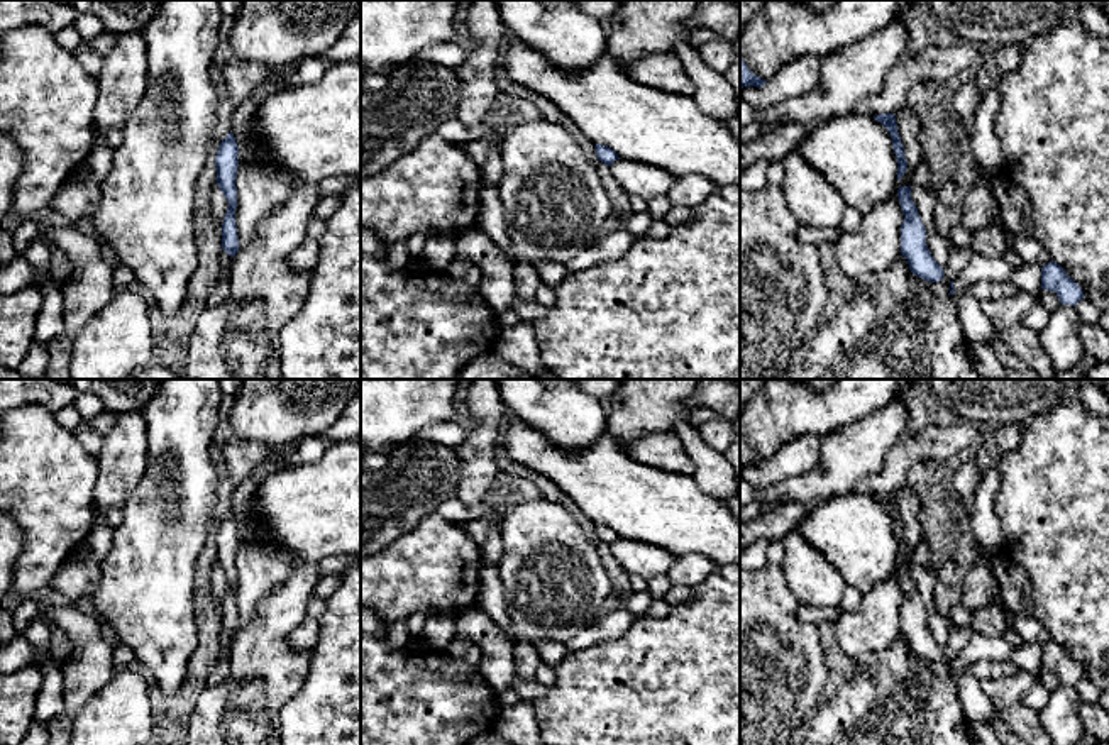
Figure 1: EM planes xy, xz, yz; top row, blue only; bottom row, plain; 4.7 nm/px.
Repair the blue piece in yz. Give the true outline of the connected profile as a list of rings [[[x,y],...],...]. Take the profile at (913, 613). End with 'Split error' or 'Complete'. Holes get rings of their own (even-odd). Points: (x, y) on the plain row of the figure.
[[[901,566],[897,576],[904,594],[901,604],[901,633],[908,638],[913,654],[924,660],[938,662],[945,655],[943,647],[933,638],[926,625],[926,608],[911,579],[911,566]]]. Complete

